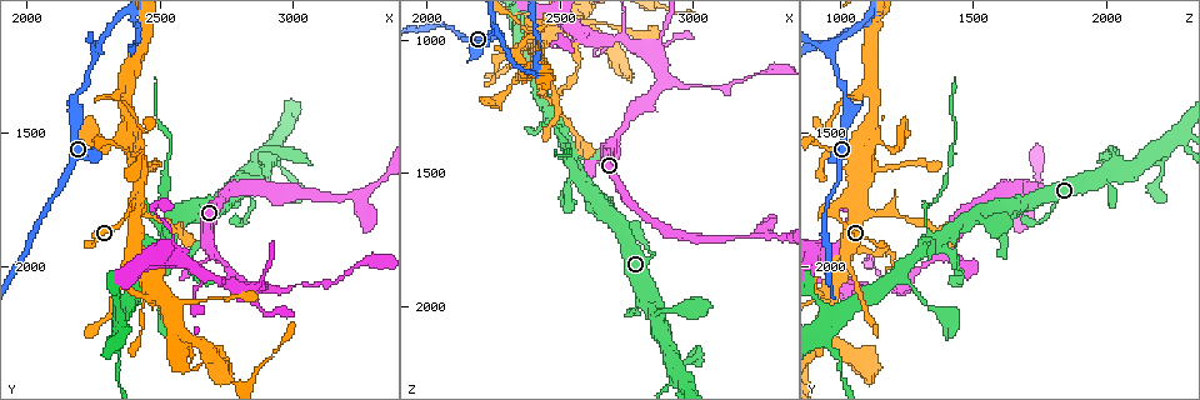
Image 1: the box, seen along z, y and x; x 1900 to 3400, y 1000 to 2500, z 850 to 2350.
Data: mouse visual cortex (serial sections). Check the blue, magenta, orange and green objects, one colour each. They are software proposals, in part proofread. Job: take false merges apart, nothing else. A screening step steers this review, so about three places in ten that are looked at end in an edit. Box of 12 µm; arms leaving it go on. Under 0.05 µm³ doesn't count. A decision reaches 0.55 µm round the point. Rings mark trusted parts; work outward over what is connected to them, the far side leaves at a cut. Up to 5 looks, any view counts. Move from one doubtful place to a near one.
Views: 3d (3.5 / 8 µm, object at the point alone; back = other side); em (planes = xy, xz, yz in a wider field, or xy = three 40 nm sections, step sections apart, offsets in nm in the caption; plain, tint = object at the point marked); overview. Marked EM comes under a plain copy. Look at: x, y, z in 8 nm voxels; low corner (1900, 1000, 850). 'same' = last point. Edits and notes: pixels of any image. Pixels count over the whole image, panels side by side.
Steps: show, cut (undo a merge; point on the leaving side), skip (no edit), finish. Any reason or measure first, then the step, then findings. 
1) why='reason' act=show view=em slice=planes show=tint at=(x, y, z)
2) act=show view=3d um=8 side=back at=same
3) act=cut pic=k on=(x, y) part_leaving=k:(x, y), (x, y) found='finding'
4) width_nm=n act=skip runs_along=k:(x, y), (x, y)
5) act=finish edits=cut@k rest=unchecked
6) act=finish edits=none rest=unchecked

why='a fork' act=show view=3d um=3.5 at=(2250, 1200, 960)

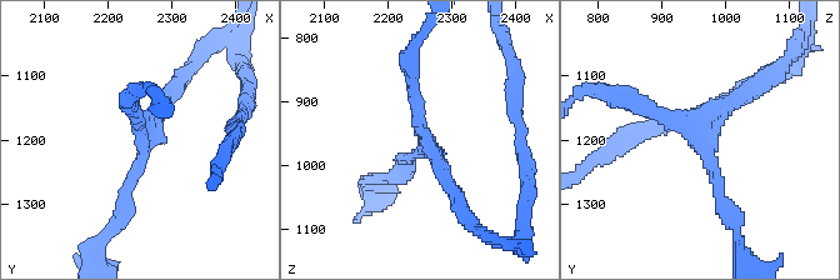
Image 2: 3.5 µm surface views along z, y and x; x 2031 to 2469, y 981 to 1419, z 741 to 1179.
act=show view=em slice=xy step=5 show=tint at=(2260, 1210, 965)

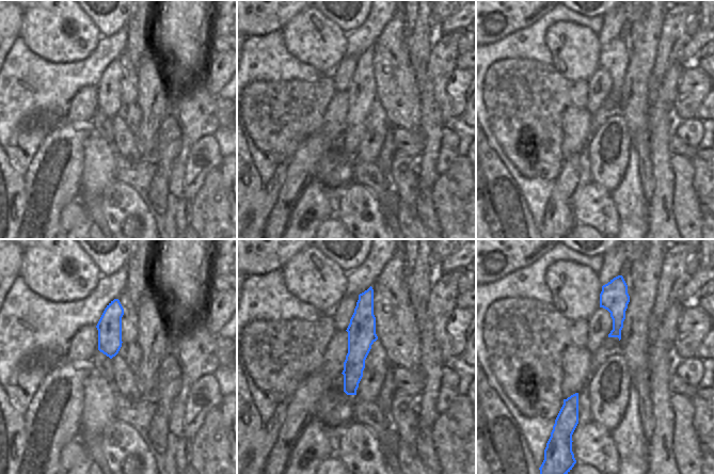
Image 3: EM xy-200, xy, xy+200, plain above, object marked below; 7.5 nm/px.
act=skip found='all the same cell'

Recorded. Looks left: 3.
why='looks like a crossing' act=show view=3d um=3.5 at=(2410, 1760, 1030)

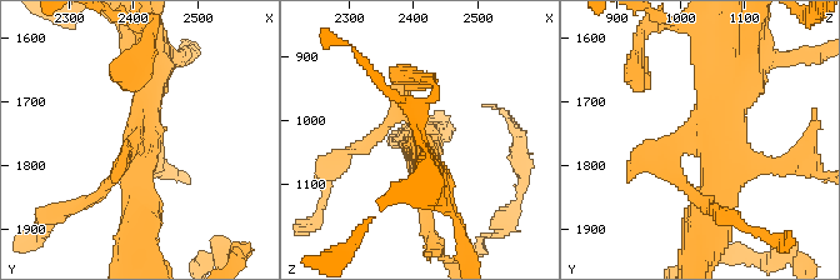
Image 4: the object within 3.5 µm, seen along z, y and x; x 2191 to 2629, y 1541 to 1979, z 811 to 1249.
arms=4 arm_widths_nm=150,200,400,400 why='need the tissue' act=show view=em slice=xy step=3 show=tint at=(2410, 1760, 1035)

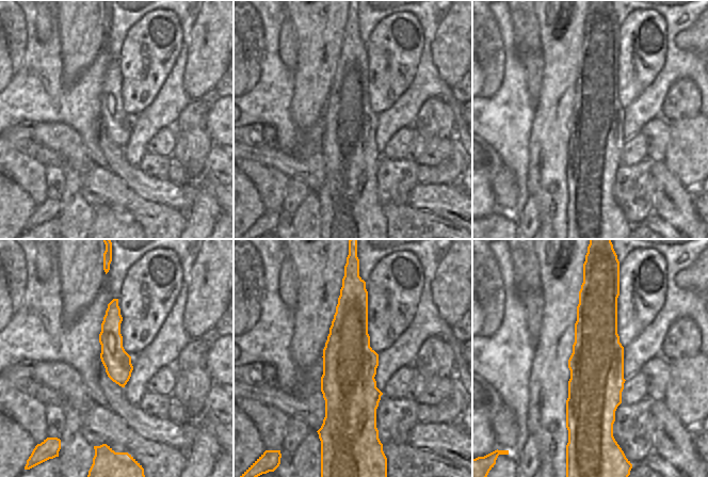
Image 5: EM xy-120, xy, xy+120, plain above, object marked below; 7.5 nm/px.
act=skip found='one cell here'

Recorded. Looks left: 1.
act=finish edits=none rest=unchecked

